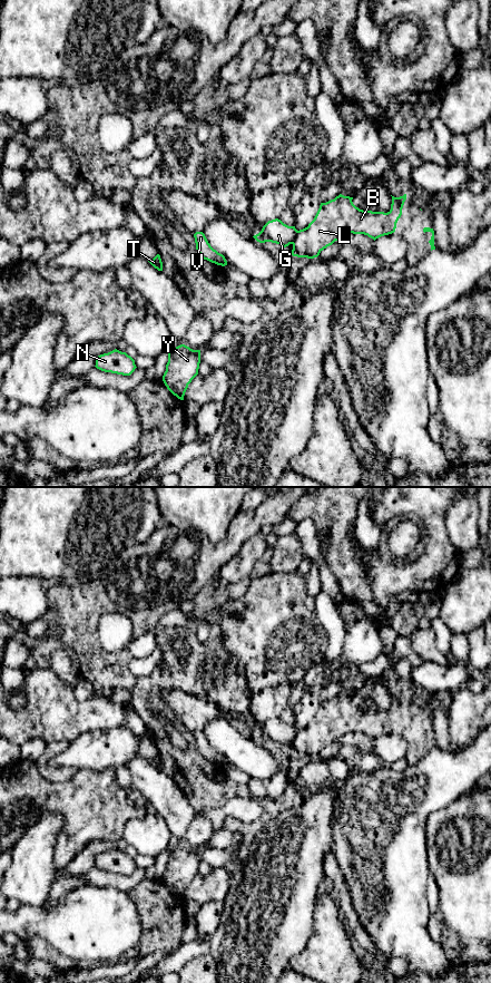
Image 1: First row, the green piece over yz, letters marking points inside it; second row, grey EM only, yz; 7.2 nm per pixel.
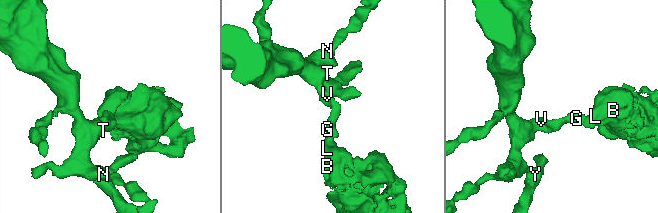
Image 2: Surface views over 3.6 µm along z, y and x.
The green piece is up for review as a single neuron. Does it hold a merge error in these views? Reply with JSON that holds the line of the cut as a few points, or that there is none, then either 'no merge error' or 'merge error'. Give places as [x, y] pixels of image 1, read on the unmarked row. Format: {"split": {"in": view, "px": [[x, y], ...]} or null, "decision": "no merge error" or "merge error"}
{"split": {"in": "yz", "px": [[297, 730], [292, 742]]}, "decision": "merge error"}

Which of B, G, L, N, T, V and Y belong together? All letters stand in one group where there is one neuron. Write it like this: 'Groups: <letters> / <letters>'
Groups: B L / G N T V Y

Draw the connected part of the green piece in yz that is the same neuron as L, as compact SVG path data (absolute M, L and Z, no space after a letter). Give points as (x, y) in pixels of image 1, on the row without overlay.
M340 693L334 699L321 702L308 726L297 730L292 755L317 757L324 748L348 732L364 733L374 740L394 732L406 693L392 695L391 709L387 712L360 709L352 699L353 697Z

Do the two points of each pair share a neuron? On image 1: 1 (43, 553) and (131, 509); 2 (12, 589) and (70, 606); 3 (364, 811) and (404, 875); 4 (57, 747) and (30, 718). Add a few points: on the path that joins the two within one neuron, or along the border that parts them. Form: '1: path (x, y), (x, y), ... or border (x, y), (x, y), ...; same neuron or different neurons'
1: path (66, 531), (88, 509), (109, 509); same neuron
2: border (45, 591), (48, 607); different neurons
3: path (379, 827), (381, 850), (389, 859); same neuron
4: border (68, 741), (49, 741), (47, 743); different neurons

